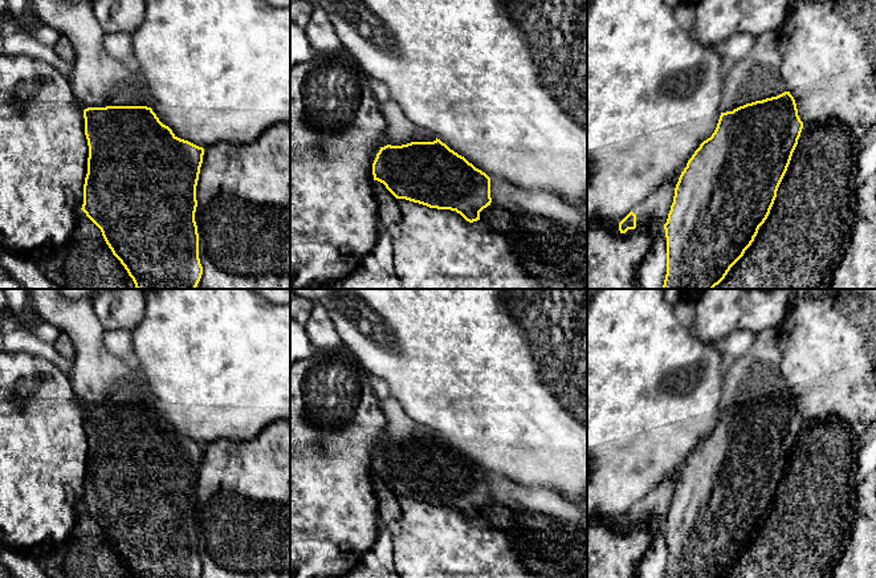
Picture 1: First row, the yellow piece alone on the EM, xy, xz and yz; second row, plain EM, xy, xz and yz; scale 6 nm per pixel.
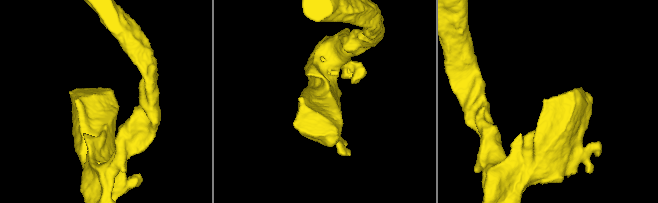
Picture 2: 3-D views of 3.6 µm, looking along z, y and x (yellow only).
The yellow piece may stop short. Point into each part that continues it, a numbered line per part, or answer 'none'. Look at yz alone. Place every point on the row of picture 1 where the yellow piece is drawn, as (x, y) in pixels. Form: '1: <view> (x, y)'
1: yz (757, 76)

